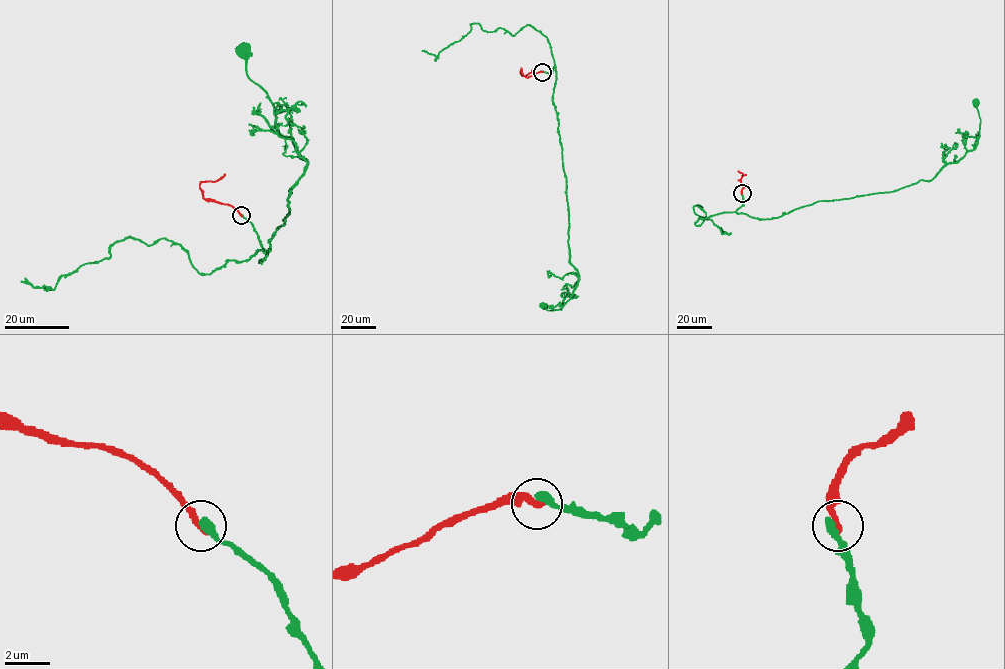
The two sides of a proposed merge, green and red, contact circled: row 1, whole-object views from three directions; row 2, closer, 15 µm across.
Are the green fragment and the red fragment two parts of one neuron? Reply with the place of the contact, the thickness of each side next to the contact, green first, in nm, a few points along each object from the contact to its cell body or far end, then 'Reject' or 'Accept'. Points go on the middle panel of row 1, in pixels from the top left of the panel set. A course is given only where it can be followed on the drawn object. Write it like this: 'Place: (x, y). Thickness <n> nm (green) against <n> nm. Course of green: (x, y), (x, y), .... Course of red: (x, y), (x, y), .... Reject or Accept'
Place: (542, 72). Thickness 400 nm (green) against 280 nm. Course of green: (542, 72), (550, 74), (555, 66), (553, 102), (566, 178), (570, 263), (579, 273), (561, 309), (543, 307). Course of red: (542, 72), (527, 77), (520, 72), (526, 75), (534, 68). Reject

